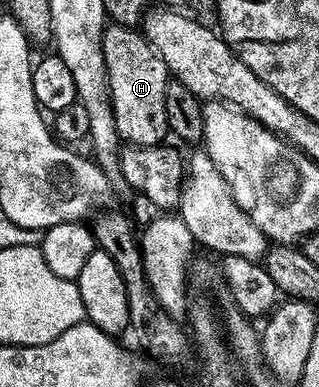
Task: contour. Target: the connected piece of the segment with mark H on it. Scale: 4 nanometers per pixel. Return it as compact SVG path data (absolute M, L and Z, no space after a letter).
M109 25L104 32L103 44L104 70L108 74L106 94L109 94L107 97L112 108L112 124L116 127L117 135L125 143L134 146L161 145L170 134L166 120L166 84L170 75L162 56L139 29L130 26Z

